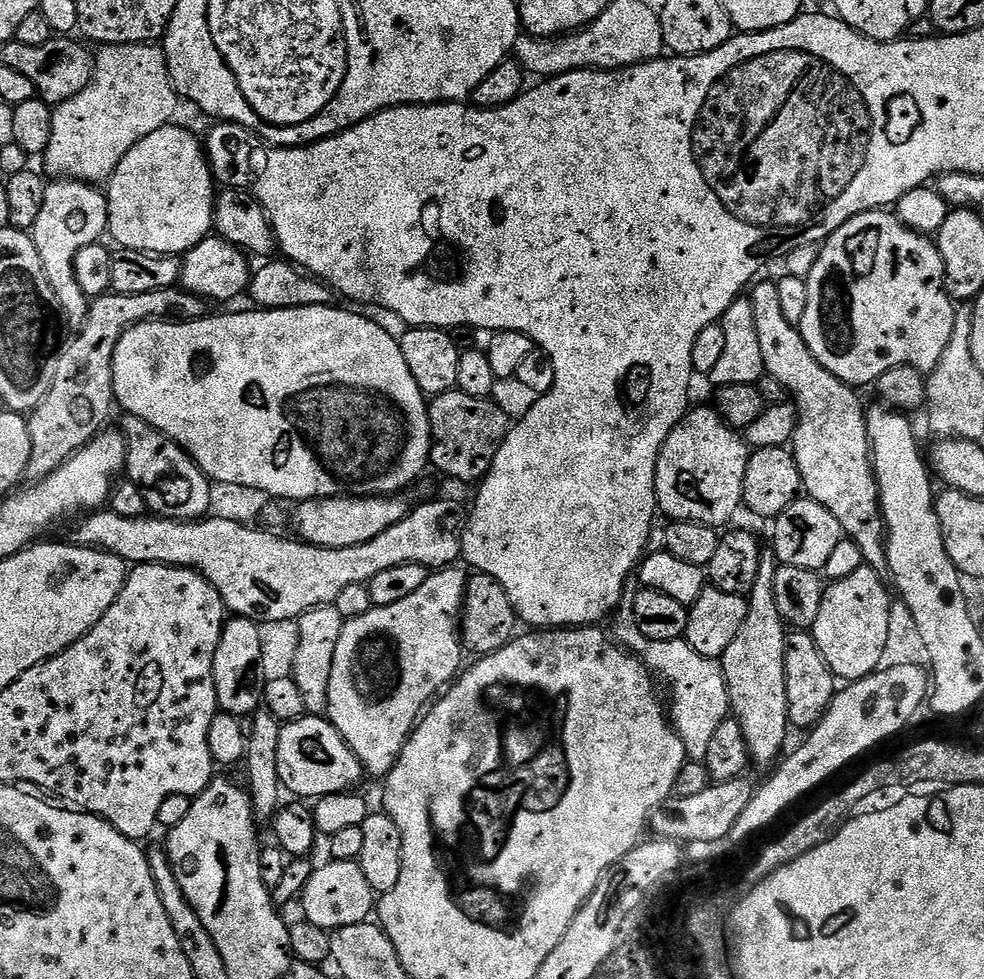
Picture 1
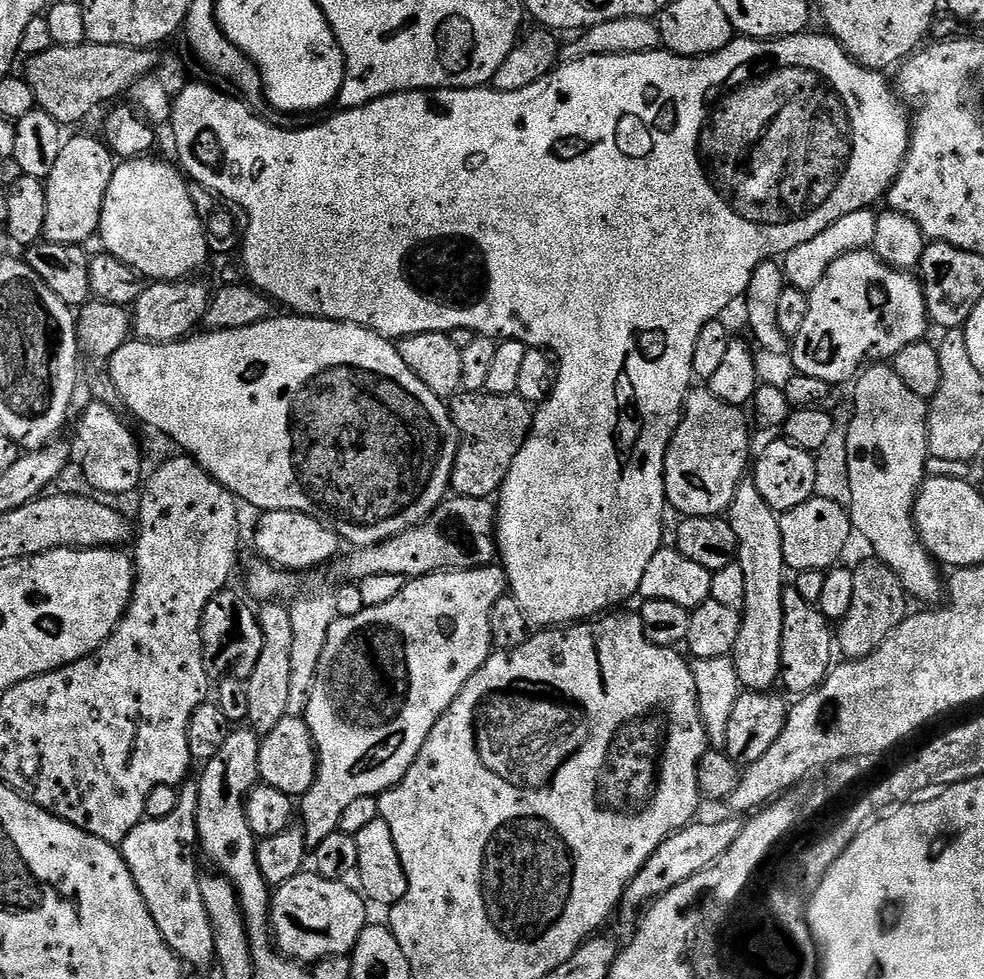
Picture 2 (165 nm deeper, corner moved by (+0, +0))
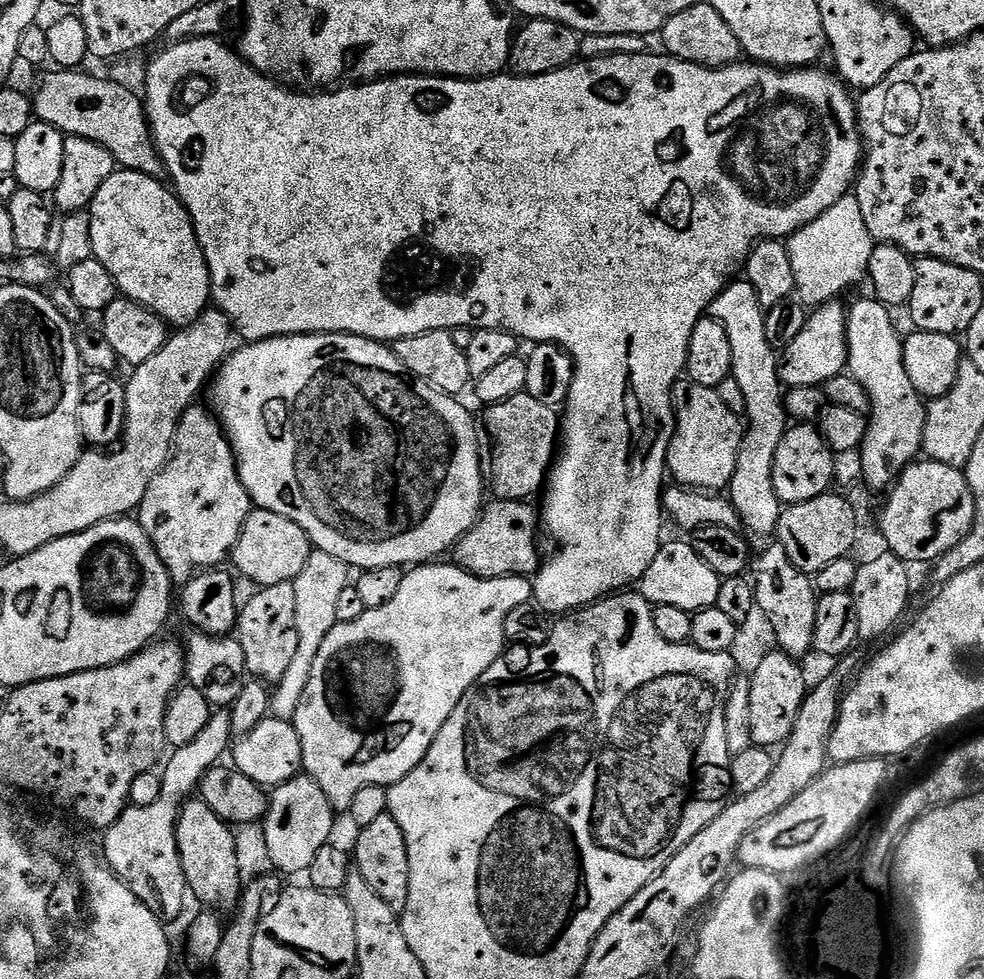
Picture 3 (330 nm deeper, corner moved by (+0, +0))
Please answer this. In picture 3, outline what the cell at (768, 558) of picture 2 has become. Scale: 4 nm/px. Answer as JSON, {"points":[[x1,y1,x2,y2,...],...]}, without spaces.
{"points":[[740,278,720,291,718,298,714,298,708,308,707,315,720,321,730,338,731,379,742,386,744,399,746,431,738,454,738,466,730,485,730,499,745,529,748,527,756,536,771,537,776,531,782,511,778,494,774,494,774,454,778,454,778,442,782,442,790,421,788,413,784,411,778,352,766,338,766,309,754,286,747,279]]}

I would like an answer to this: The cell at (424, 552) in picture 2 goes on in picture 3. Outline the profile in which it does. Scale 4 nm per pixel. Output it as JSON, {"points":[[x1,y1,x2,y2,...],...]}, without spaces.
{"points":[[493,499,481,511,475,526,456,543,456,567,478,578,535,577,540,571,542,555,540,556,540,548,536,545,538,512,537,509,535,512,532,506,531,503,522,500]]}

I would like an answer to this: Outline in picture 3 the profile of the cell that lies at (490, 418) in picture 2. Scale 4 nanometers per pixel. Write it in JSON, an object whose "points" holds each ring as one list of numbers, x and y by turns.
{"points":[[523,391,514,398,506,398,506,402,487,405,485,412,488,413,484,416,484,424,492,439,491,495,498,500,531,501,531,496,545,487,558,452,562,420,557,409,542,406,542,402]]}

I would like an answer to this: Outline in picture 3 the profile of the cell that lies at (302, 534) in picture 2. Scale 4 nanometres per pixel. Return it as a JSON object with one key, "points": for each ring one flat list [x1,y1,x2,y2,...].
{"points":[[256,508,242,526,242,534,232,548,230,564,233,564,231,567,237,573,240,571,246,579,253,580,256,586,269,588,293,583,302,573,302,568,306,566,313,551,312,542,302,526,290,522,290,518,282,518,282,514]]}

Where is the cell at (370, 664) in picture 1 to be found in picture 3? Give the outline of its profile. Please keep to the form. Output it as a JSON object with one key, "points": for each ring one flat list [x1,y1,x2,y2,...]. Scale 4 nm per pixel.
{"points":[[429,562,413,567,405,571,402,578,402,587,398,589,398,594,386,602,386,606,367,609,362,618,354,618,354,622,345,624,335,624,322,642,321,649,318,650,317,657,314,658,313,669,310,671,309,682,306,684,305,692,302,694,301,703,297,708,297,713,292,718,292,724,298,730,298,738,302,742,302,758,304,759,303,771,318,786,322,786,322,794,332,804,337,813,347,813,354,802,354,794,358,790,366,790,366,786,382,786,388,788,396,784,410,770,414,770,426,758,434,738,442,730,442,726,454,714,458,702,490,670,490,666,499,656,503,656,506,651,506,641,504,639,504,627,506,626,506,614,510,610,518,610,518,606,529,603,534,596,534,584,526,576,507,576,506,578,478,578,466,570,457,568,455,563]]}

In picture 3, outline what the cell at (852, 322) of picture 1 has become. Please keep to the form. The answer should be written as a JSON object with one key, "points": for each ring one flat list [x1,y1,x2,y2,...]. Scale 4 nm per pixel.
{"points":[[840,302,822,304,809,315,802,334,783,349,779,361,780,383,785,389,798,386,823,386,826,381,841,375,848,366,848,314]]}

